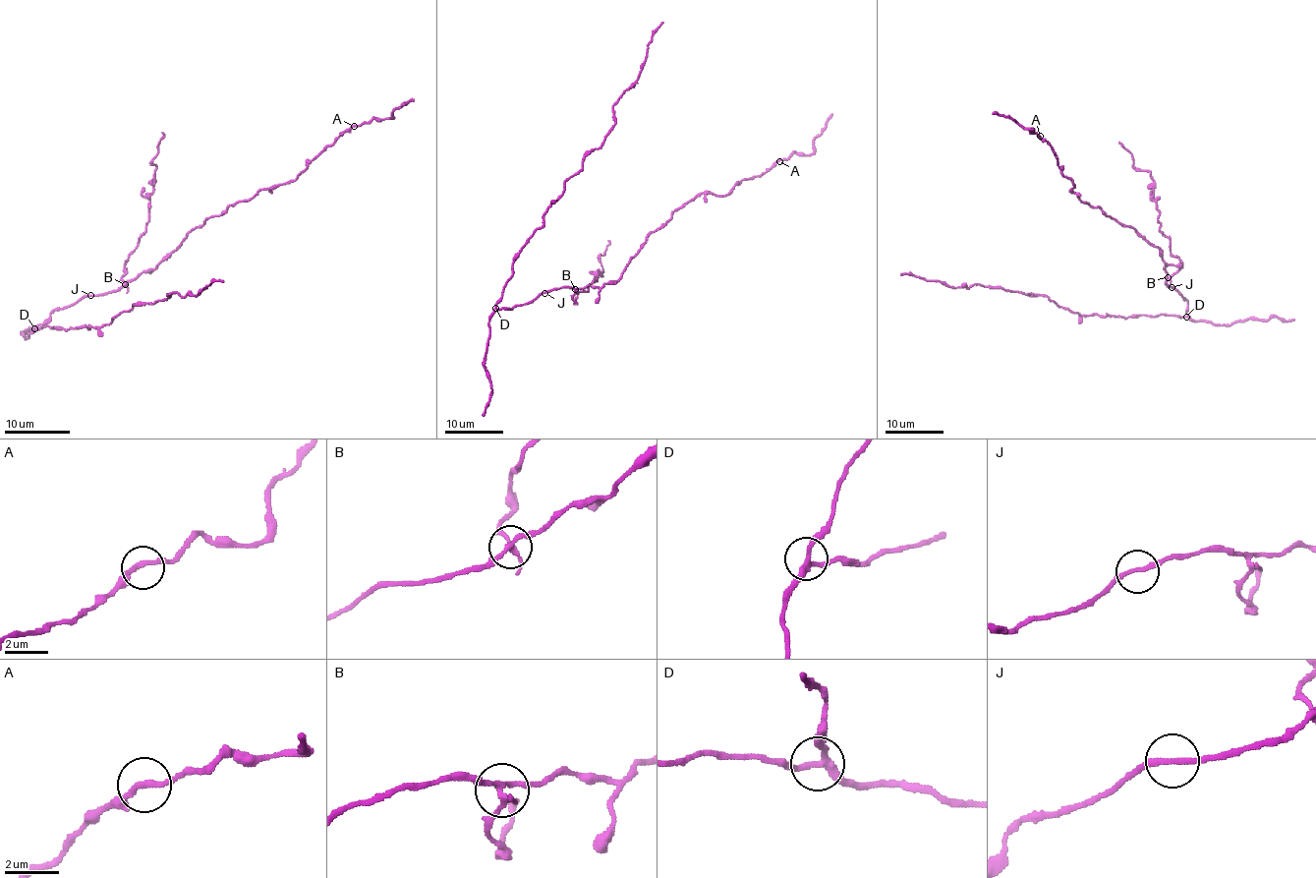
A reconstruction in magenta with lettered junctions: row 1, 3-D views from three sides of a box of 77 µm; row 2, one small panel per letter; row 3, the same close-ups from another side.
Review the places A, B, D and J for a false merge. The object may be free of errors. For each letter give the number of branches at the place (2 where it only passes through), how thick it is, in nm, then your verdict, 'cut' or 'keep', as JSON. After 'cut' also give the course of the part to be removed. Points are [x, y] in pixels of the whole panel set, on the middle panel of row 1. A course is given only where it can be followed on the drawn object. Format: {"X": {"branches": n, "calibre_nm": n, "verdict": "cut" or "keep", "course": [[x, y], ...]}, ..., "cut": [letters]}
{"A": {"branches": 2, "calibre_nm": 220, "verdict": "keep"}, "B": {"branches": 4, "calibre_nm": 200, "verdict": "cut", "course": [[575, 290], [575, 302], [578, 291], [586, 291], [600, 275], [600, 256], [607, 240]]}, "D": {"branches": 3, "calibre_nm": 240, "verdict": "keep"}, "J": {"branches": 2, "calibre_nm": 200, "verdict": "keep"}, "cut": ["B"]}

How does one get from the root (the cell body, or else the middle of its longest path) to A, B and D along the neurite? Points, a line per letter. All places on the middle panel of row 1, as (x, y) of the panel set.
A: (544, 291), (613, 284), (646, 237), (675, 210), (702, 193), (726, 195), (736, 183), (765, 174), (779, 161)
B: (544, 291), (562, 287), (575, 290)
D: (544, 291), (511, 309), (495, 308)

